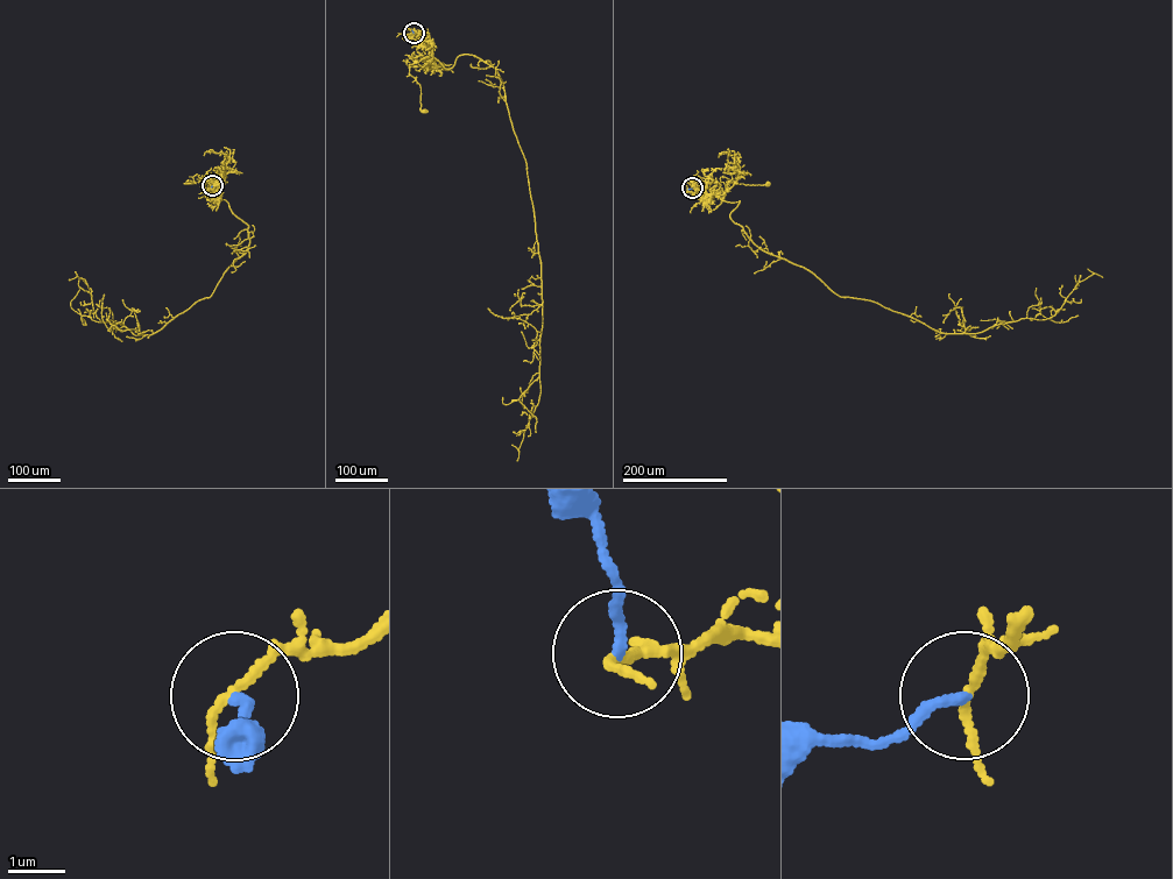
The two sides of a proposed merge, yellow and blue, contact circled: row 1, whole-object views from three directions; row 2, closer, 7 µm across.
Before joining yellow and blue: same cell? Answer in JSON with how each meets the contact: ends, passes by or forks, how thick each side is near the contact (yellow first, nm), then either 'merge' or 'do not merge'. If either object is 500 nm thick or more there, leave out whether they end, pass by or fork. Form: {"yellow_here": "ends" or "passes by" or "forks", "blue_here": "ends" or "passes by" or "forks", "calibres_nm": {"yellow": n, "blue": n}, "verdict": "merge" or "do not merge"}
{"yellow_here": "passes by", "blue_here": "ends", "calibres_nm": {"yellow": 120, "blue": 180}, "verdict": "do not merge"}

